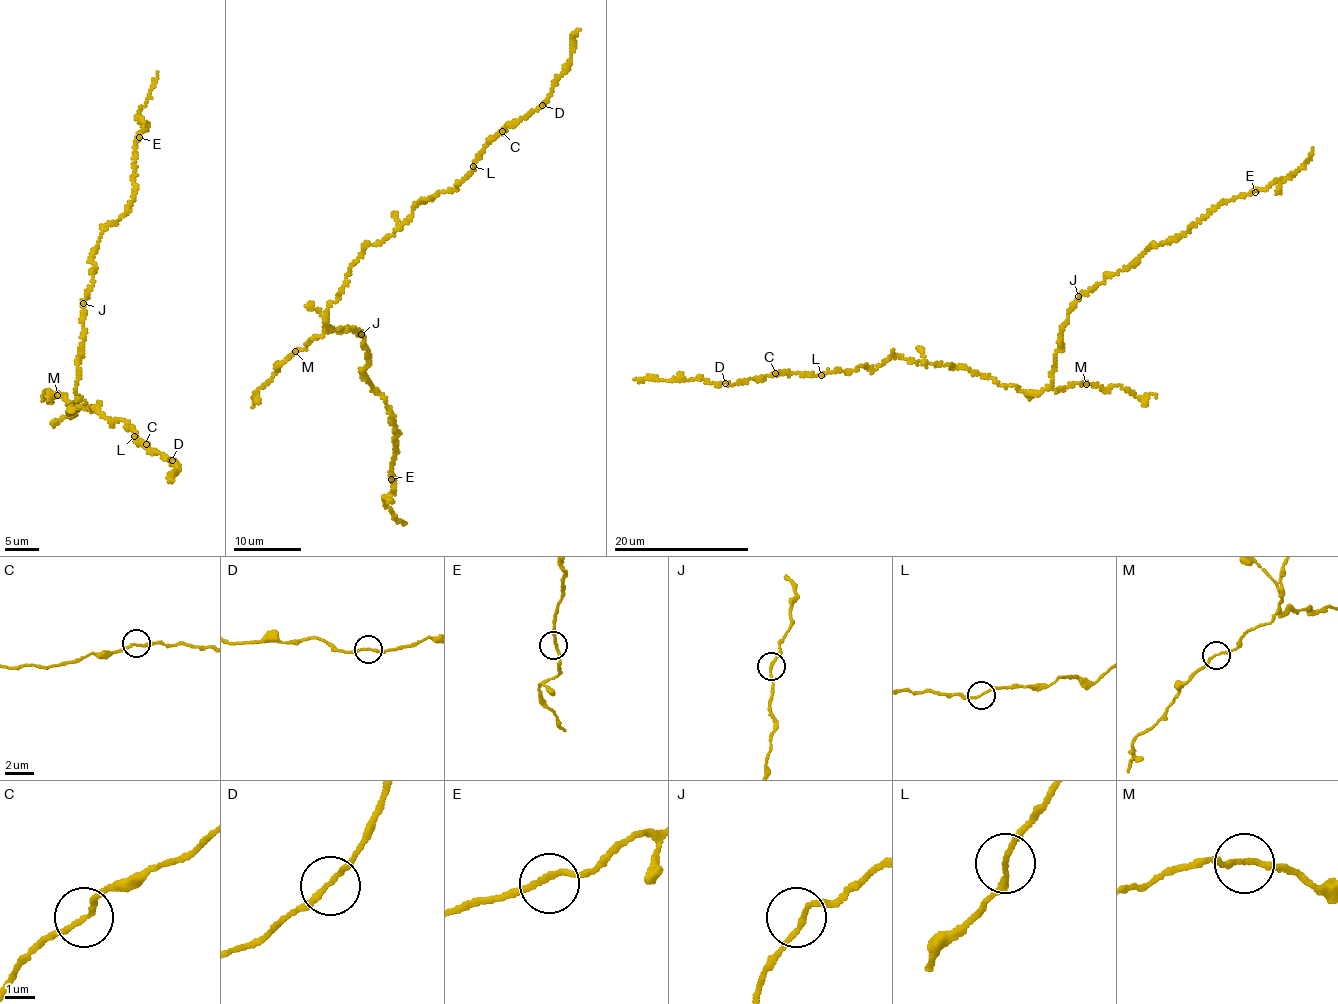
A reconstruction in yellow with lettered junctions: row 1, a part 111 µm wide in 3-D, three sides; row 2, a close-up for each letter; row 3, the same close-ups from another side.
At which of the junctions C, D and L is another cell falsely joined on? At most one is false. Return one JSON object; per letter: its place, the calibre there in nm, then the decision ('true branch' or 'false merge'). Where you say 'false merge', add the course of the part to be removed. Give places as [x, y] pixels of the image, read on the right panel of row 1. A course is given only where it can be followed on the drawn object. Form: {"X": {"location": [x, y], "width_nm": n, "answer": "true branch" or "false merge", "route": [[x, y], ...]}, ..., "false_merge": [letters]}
{"C": {"location": [775, 373], "width_nm": 160, "answer": "true branch"}, "D": {"location": [725, 383], "width_nm": 170, "answer": "true branch"}, "L": {"location": [821, 375], "width_nm": 140, "answer": "true branch"}, "false_merge": []}

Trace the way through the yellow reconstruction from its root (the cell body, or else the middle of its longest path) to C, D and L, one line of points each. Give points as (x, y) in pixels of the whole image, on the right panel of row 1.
C: (1032, 393), (998, 384), (962, 366), (902, 357), (874, 369), (864, 366), (817, 377), (775, 373)
D: (1032, 393), (998, 384), (962, 366), (902, 357), (874, 369), (864, 366), (817, 377), (780, 374), (725, 383)
L: (1032, 393), (998, 384), (962, 366), (926, 365), (902, 357), (891, 358), (874, 369), (864, 366), (821, 375)

